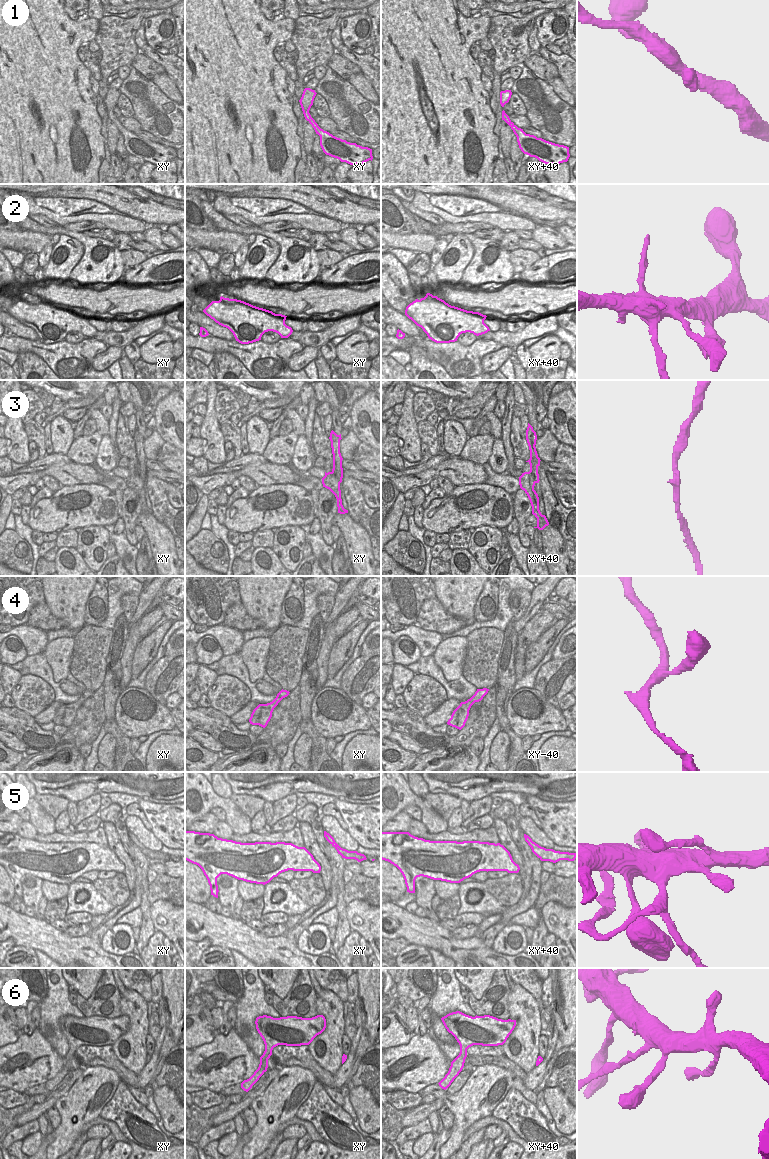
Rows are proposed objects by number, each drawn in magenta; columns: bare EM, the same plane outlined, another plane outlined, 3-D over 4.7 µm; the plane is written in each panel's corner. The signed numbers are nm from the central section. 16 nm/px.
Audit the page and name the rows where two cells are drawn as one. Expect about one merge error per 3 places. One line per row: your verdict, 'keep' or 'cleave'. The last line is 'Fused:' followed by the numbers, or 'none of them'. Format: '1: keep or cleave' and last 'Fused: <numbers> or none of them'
1: keep
2: keep
3: cleave
4: keep
5: keep
6: keep
Fused: 3

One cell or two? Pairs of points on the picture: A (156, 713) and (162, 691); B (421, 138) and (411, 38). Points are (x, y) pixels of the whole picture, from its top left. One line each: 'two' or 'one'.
A: two
B: one

